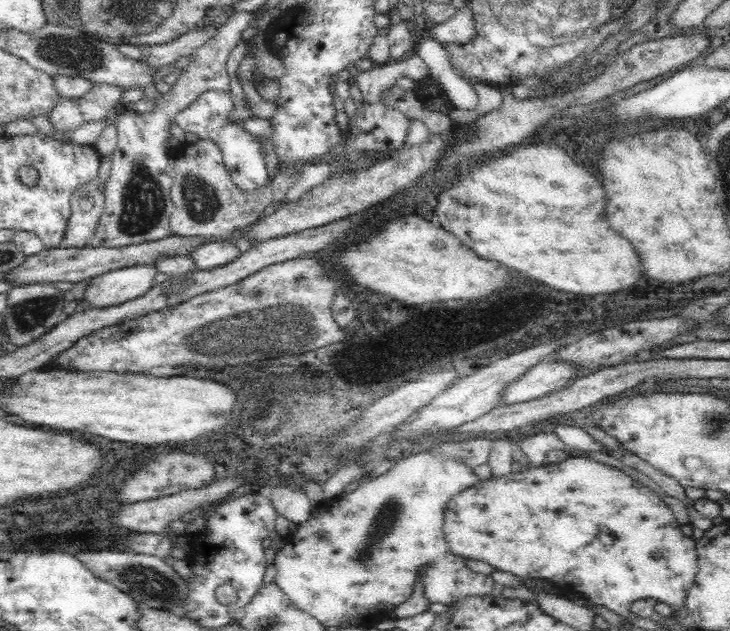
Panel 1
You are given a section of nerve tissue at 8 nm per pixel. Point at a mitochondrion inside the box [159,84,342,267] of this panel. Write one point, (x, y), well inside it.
(202, 202)

